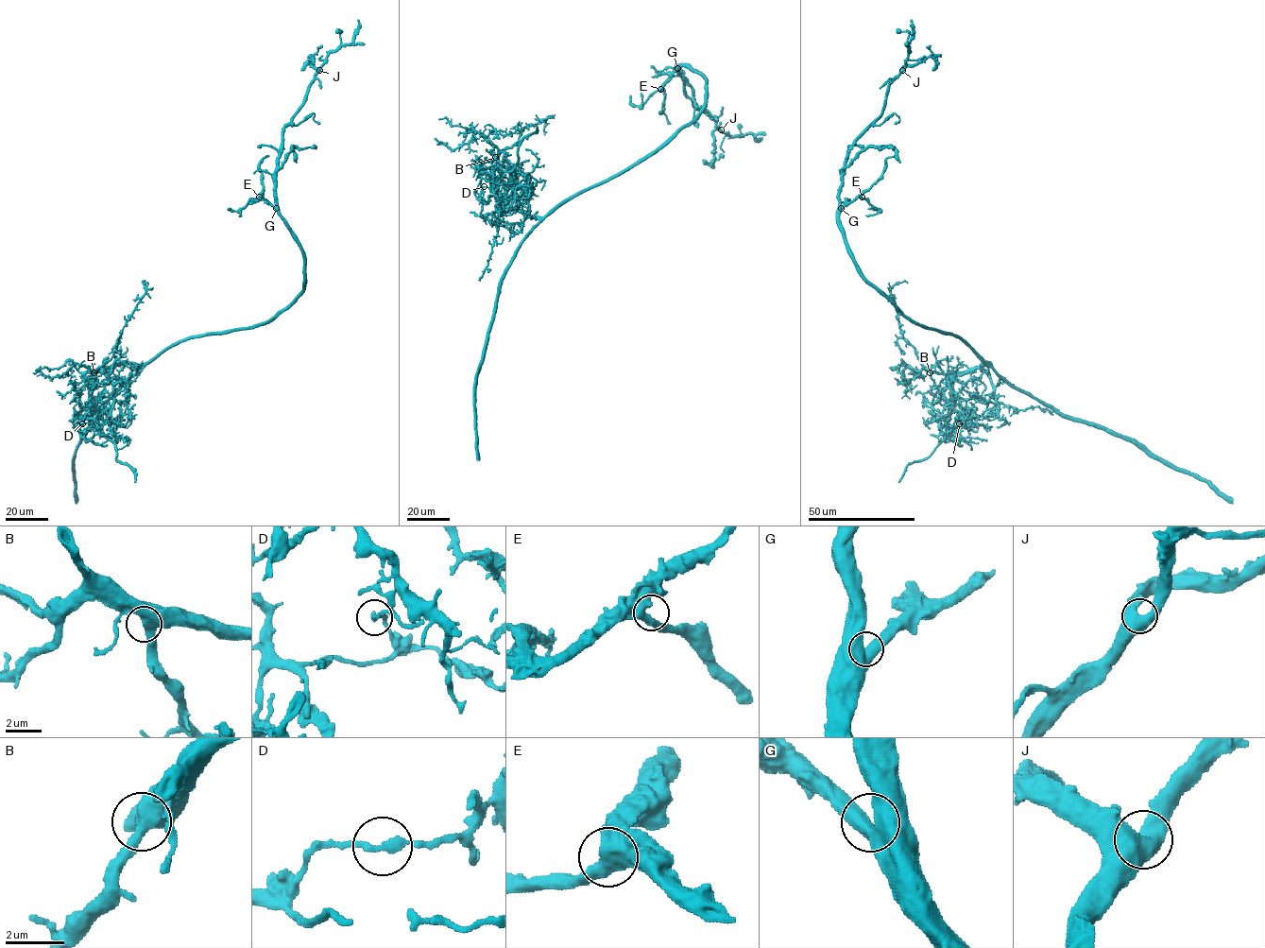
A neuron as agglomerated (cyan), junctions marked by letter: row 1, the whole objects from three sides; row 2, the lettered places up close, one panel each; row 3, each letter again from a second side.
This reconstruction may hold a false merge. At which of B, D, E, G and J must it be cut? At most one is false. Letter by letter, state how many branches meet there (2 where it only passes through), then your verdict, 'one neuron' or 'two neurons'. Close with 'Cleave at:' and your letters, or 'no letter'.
B: 2 | one neuron
D: 2 | two neurons
E: 2 | one neuron
G: 2 | one neuron
J: 2 | one neuron
Cleave at: D

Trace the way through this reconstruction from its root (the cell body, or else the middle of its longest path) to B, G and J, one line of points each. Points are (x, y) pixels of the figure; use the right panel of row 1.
B: (931, 329), (956, 336), (989, 364), (948, 374), (930, 372)
G: (931, 329), (914, 323), (863, 277), (843, 232), (839, 218), (841, 208)
J: (931, 329), (914, 323), (863, 277), (839, 218), (839, 187), (847, 150), (880, 114), (888, 86), (902, 70)

